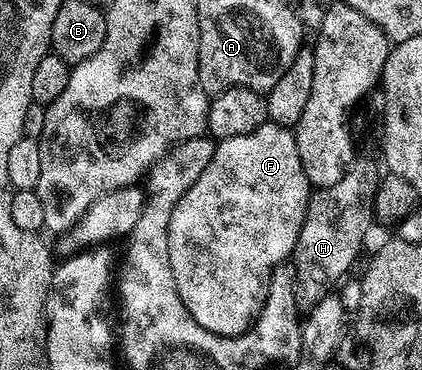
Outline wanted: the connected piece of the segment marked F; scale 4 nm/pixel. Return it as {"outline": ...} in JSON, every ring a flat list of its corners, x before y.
{"outline":[[269,122,258,126,258,130,254,130,250,134,238,134,238,138,226,138,216,144,214,158,210,158,210,166,206,166,206,170,202,172,202,178,198,178,194,182,194,186,190,186,190,190,186,190,186,194,177,202,168,227,168,253,170,254,170,270,174,274,174,286,182,298,182,306,186,306,186,310,190,310,190,318,194,318,194,322,198,322,198,326,202,326,202,330,210,330,219,336,241,336,247,328,256,323,268,297,272,271,279,264,285,263,296,249,298,234,302,230,302,222,306,218,309,195,310,185,306,178,306,170,302,170,302,158,298,158,296,137,281,124]]}

